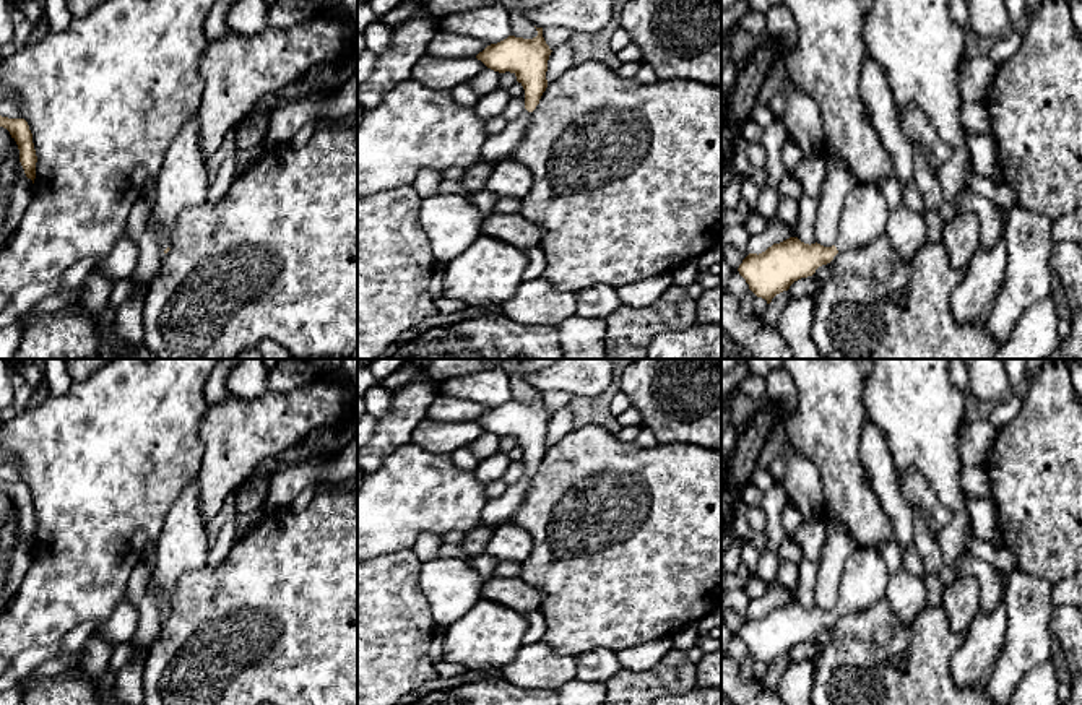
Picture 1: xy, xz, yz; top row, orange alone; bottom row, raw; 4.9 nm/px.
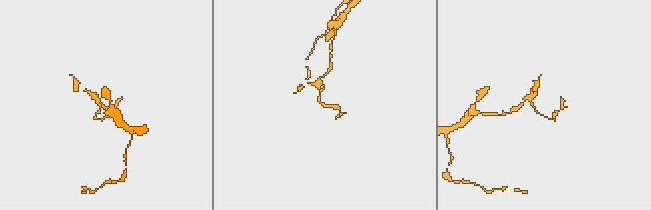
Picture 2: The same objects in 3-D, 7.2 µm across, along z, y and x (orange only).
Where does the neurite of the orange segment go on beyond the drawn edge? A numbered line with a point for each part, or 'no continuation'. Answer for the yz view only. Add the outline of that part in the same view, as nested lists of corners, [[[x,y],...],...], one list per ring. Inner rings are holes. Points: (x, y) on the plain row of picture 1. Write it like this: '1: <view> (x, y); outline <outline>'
1: yz (865, 577); outline [[[858,547],[845,562],[835,611],[838,616],[864,611],[885,596],[890,572],[879,552]]]

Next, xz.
1: xz (499, 510); outline [[[525,474],[517,484],[509,486],[502,497],[489,500],[483,508],[481,523],[494,528],[509,523],[525,500],[530,478]]]

